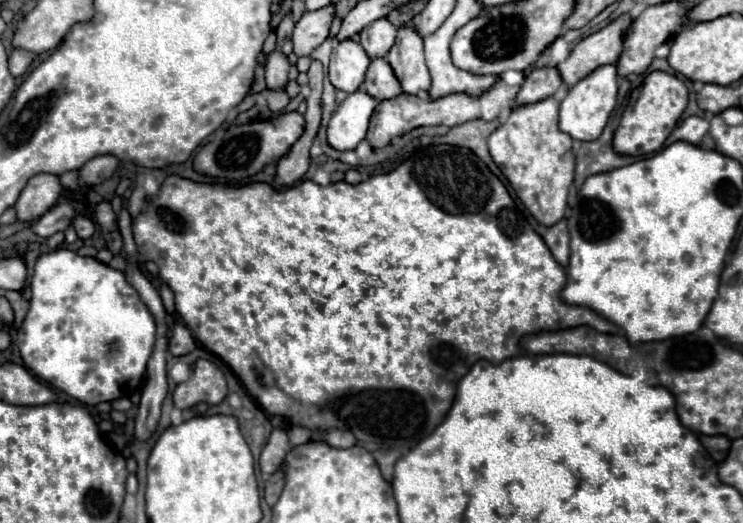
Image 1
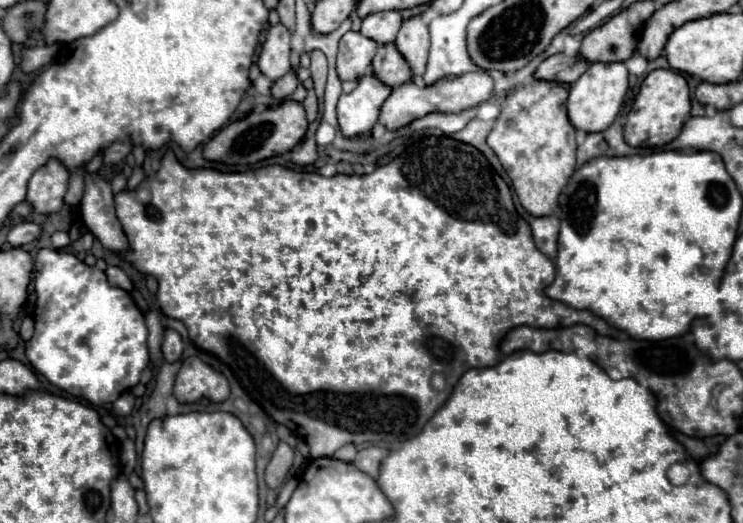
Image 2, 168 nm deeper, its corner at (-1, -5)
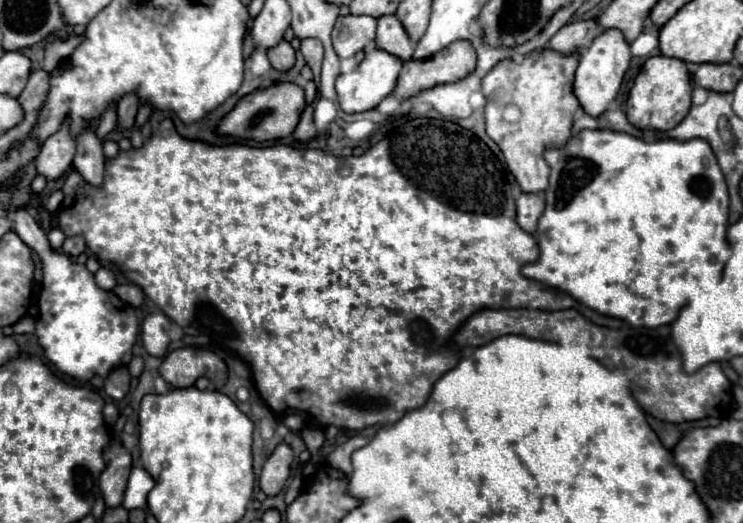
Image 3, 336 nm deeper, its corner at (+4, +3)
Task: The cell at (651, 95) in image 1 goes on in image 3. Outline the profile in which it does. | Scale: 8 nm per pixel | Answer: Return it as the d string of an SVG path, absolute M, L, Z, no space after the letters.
M656 55L644 63L640 75L636 77L634 87L630 89L626 101L626 115L634 127L668 131L688 115L690 105L692 105L692 85L686 63L682 59Z

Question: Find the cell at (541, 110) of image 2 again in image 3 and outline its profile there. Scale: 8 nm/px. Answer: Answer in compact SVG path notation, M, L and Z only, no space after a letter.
M542 49L534 55L526 55L520 63L514 59L504 59L502 63L496 63L488 75L482 79L482 93L486 97L486 133L496 141L496 145L502 149L506 165L510 173L516 177L518 185L526 193L538 193L548 187L548 175L550 167L542 159L542 151L546 147L560 147L568 141L570 129L572 129L572 117L576 109L580 107L576 95L574 95L574 71L578 67L578 53L562 55L554 49Z

